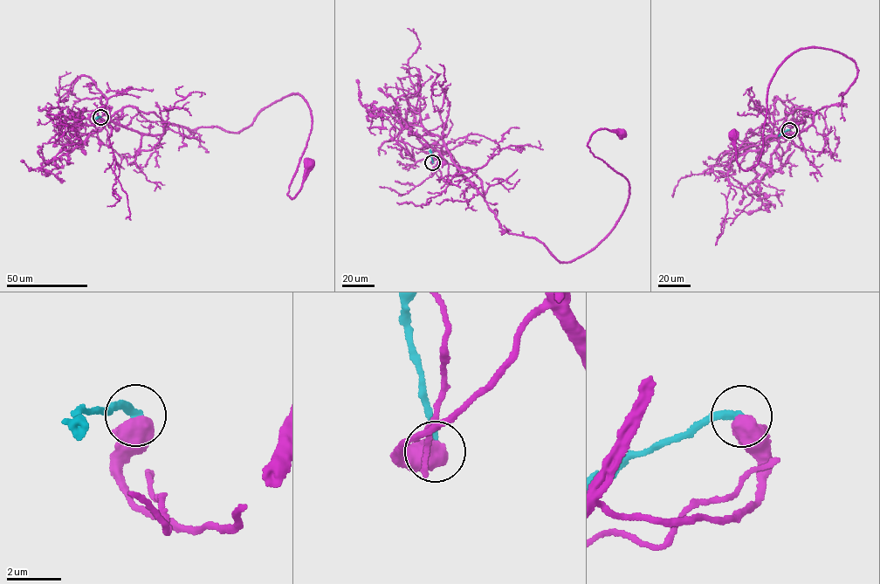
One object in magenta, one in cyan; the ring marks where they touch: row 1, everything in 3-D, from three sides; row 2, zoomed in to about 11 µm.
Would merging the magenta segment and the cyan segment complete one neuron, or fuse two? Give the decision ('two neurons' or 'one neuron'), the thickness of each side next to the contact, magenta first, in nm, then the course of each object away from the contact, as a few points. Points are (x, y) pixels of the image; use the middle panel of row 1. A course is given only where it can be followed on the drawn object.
two neurons; calibres 750 and 280 nm; course magenta (433, 162), (467, 167), (500, 226), (568, 262), (627, 202), (626, 179), (587, 144), (598, 130), (620, 134); course cyan (432, 162), (430, 149)

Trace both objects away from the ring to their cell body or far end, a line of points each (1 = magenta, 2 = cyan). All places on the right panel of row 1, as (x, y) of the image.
1: (789, 129), (785, 111), (840, 105), (850, 58), (811, 46), (785, 60), (746, 170), (734, 133)
2: (789, 129), (778, 135)

